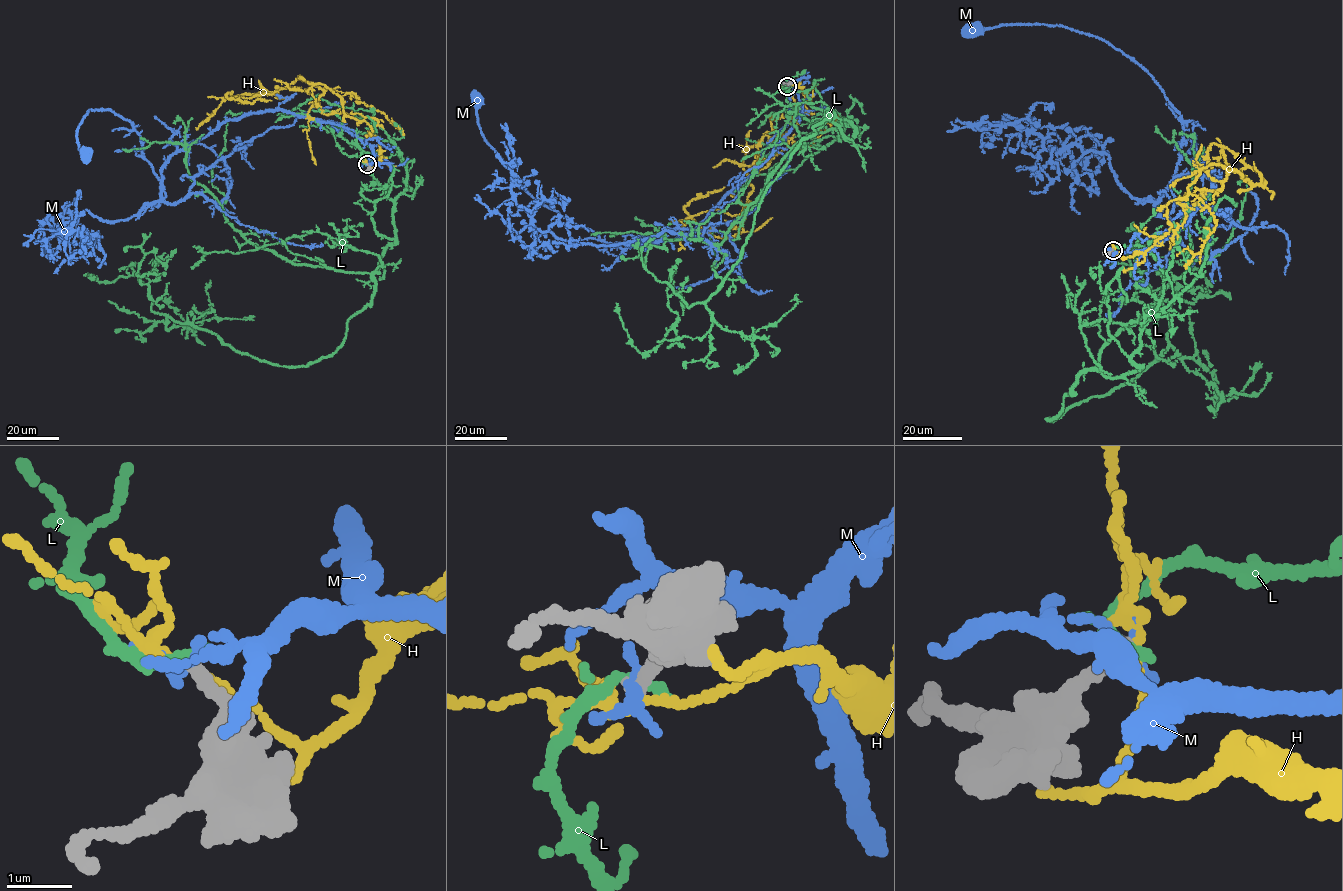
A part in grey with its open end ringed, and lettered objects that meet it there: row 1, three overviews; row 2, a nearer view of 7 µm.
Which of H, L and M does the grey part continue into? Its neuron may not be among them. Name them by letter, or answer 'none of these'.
none of these

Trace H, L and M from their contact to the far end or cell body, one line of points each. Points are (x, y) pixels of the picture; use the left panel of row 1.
H: (367, 164), (379, 160), (377, 138), (324, 85), (299, 75), (274, 92), (226, 94), (271, 101)
L: (367, 164), (395, 242), (372, 303), (305, 365), (157, 314), (143, 274), (94, 276)
M: (368, 165), (364, 139), (282, 110), (223, 122), (161, 180), (109, 110), (77, 130), (86, 153)

